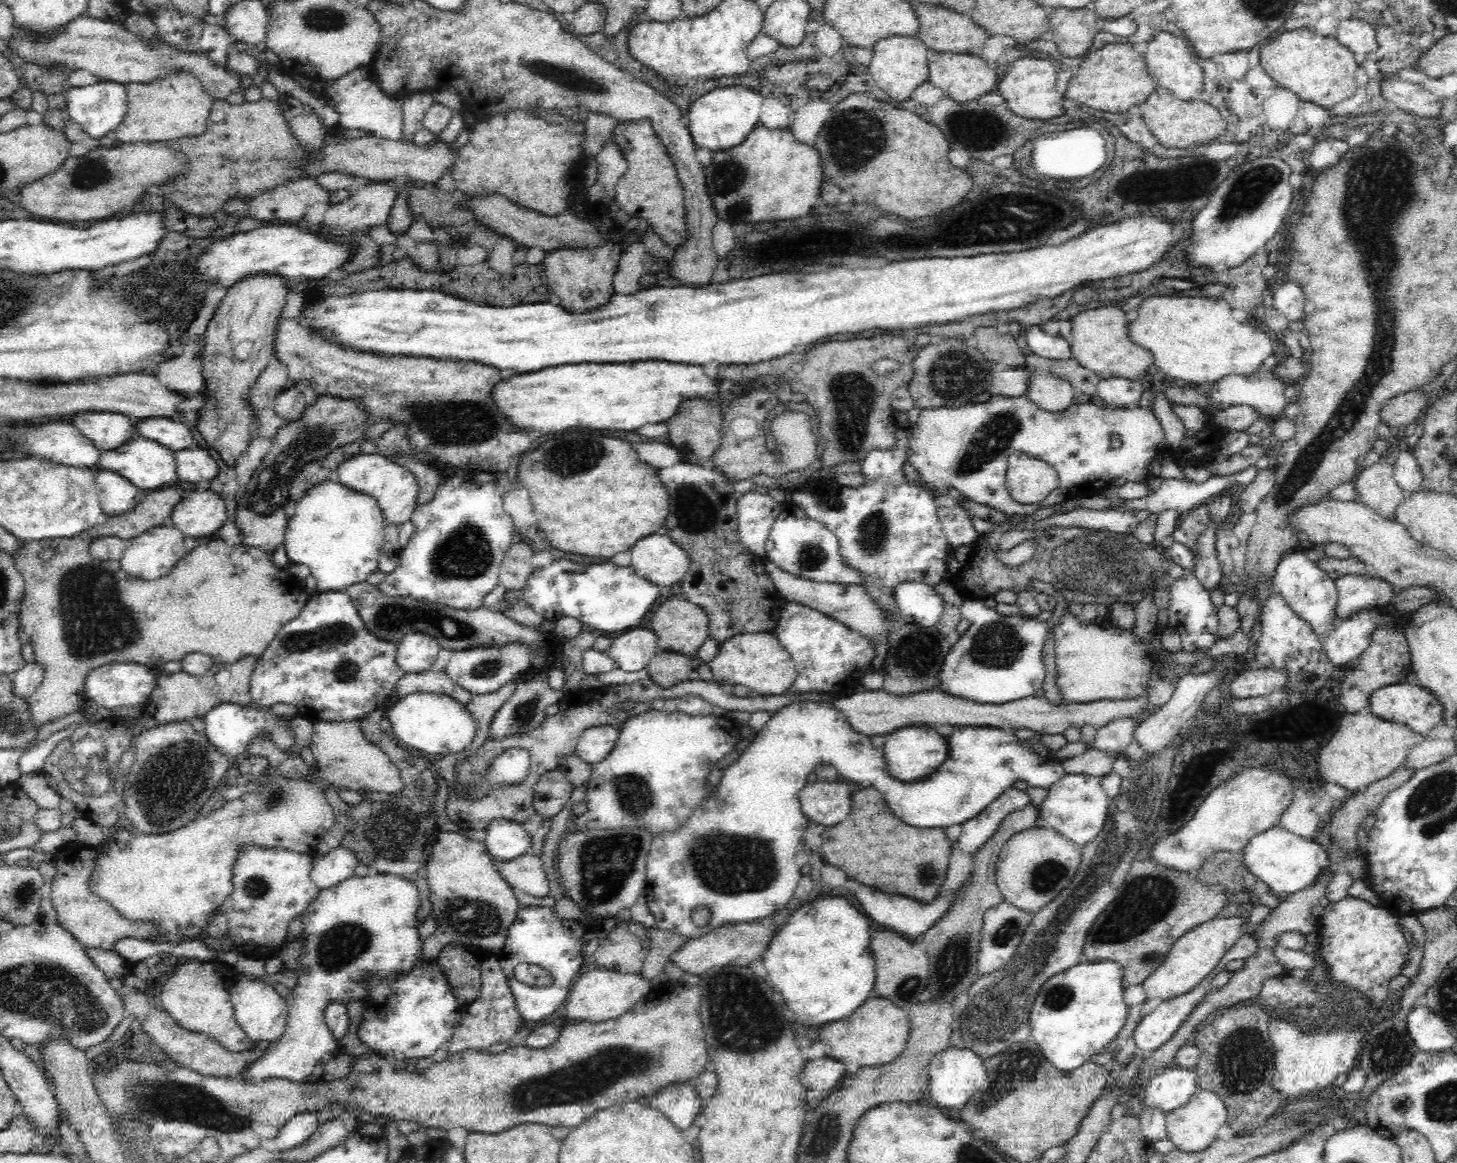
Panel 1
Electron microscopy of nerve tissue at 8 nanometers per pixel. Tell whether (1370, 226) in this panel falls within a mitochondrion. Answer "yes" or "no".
yes

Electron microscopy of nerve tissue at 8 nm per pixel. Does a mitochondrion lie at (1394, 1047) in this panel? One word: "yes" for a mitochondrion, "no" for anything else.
yes

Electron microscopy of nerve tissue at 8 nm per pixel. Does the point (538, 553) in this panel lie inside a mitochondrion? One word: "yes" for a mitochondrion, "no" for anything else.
no

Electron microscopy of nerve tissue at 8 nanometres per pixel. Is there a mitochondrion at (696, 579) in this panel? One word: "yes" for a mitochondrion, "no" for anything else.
no

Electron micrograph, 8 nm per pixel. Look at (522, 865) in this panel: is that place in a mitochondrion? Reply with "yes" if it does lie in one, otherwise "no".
no

